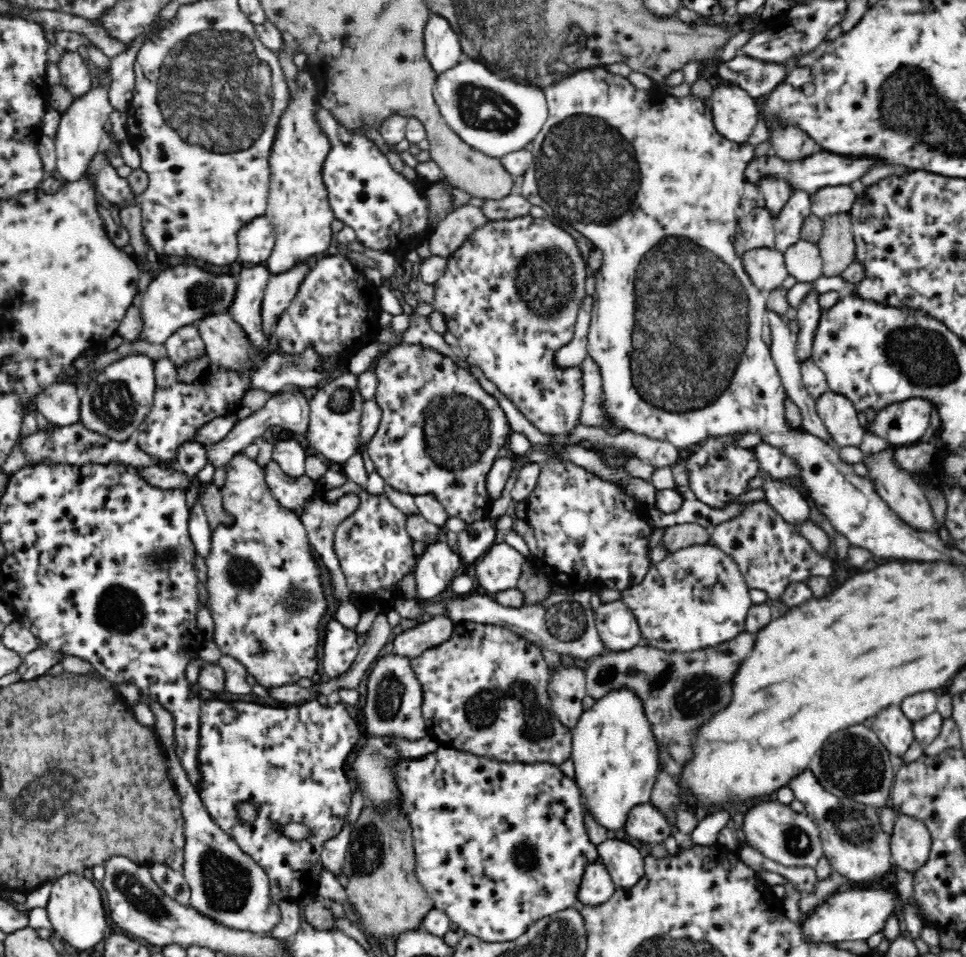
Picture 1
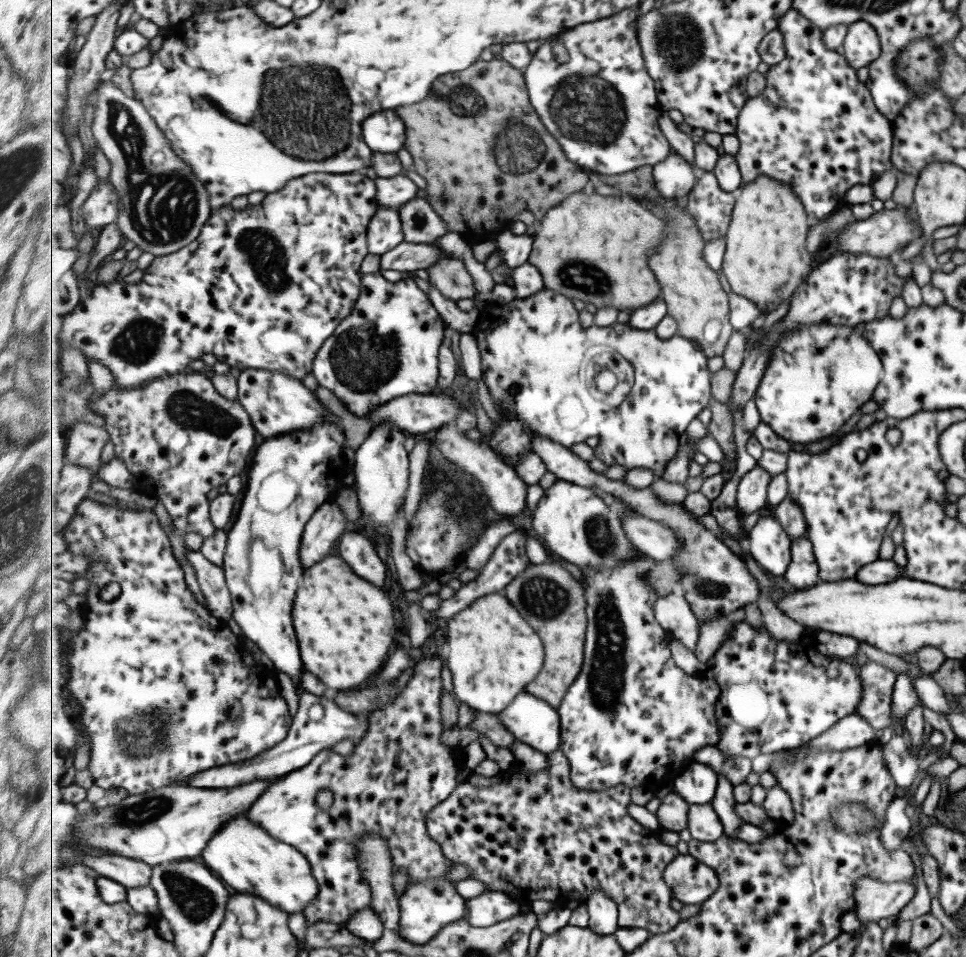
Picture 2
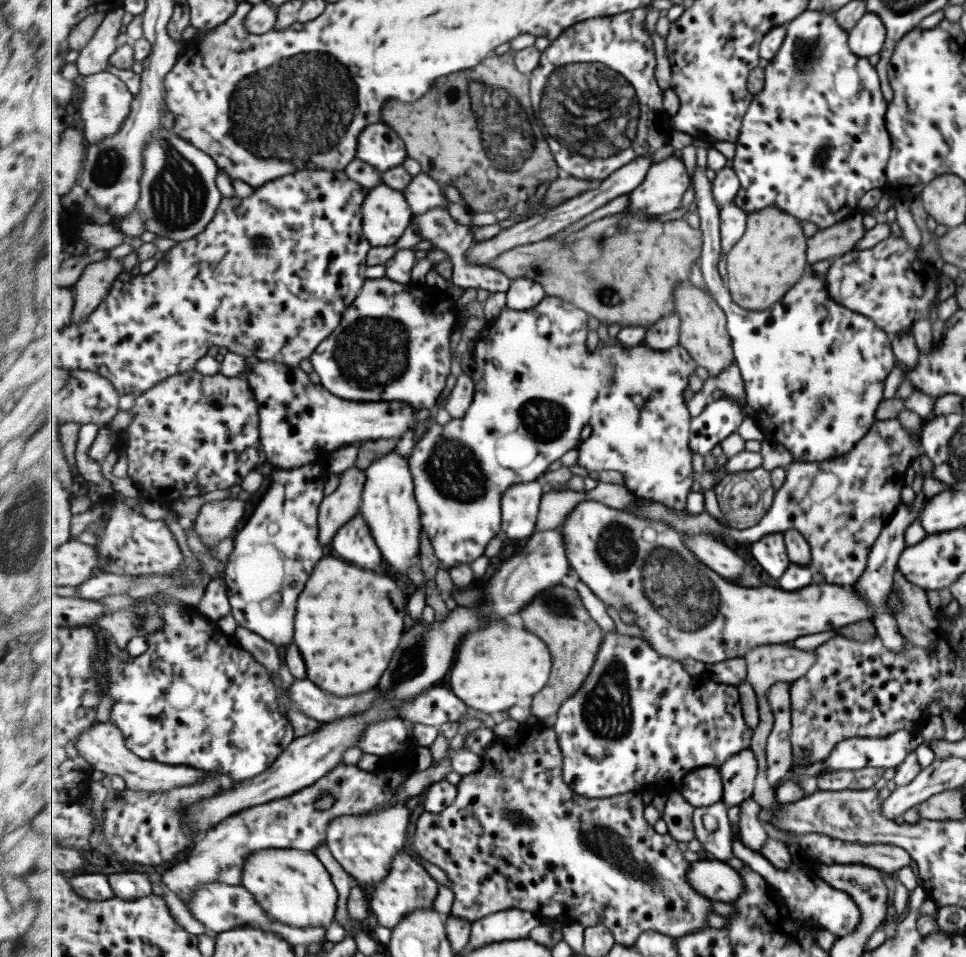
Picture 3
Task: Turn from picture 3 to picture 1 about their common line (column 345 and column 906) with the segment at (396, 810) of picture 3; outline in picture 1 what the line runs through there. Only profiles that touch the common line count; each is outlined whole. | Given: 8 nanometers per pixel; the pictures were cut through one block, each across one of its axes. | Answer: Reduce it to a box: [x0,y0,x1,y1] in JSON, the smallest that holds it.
[889,813,932,873]

